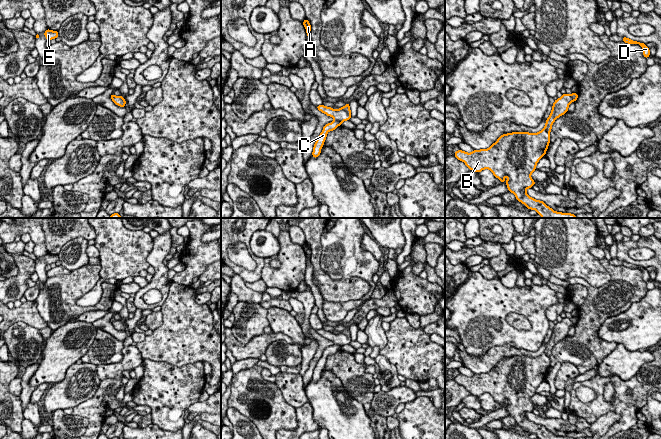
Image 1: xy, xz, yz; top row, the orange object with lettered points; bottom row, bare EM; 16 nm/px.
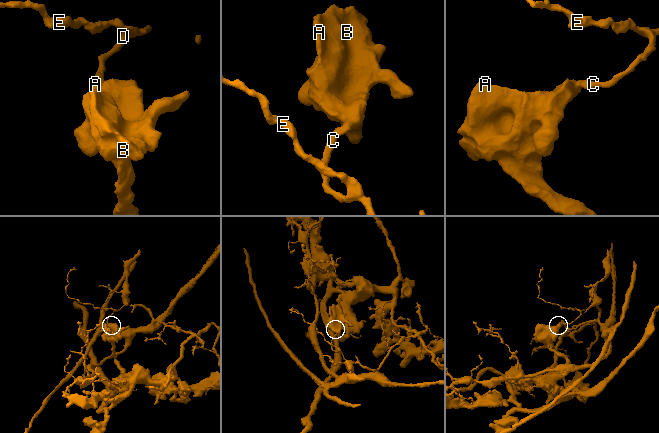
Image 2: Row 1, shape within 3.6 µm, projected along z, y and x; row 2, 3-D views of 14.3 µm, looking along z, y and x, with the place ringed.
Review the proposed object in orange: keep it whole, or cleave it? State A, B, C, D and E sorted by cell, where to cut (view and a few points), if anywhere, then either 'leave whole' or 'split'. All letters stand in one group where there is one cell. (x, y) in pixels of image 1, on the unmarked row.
A B / C D E | xz (335, 343), (340, 347) | split

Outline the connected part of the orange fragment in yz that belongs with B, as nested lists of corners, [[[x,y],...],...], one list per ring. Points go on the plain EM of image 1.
[[[562,318],[555,324],[544,352],[537,357],[521,355],[503,358],[488,373],[474,373],[471,377],[459,373],[454,380],[477,397],[489,393],[501,407],[506,406],[508,415],[515,419],[516,424],[526,429],[528,434],[536,434],[539,439],[574,439],[556,436],[543,425],[530,421],[526,416],[536,408],[530,399],[536,394],[539,384],[546,378],[552,348],[568,336],[571,326],[574,325],[569,318]]]

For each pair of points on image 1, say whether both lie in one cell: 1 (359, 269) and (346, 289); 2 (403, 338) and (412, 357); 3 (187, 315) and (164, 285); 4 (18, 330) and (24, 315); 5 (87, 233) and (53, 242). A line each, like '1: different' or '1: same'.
1: different
2: same
3: different
4: different
5: same

